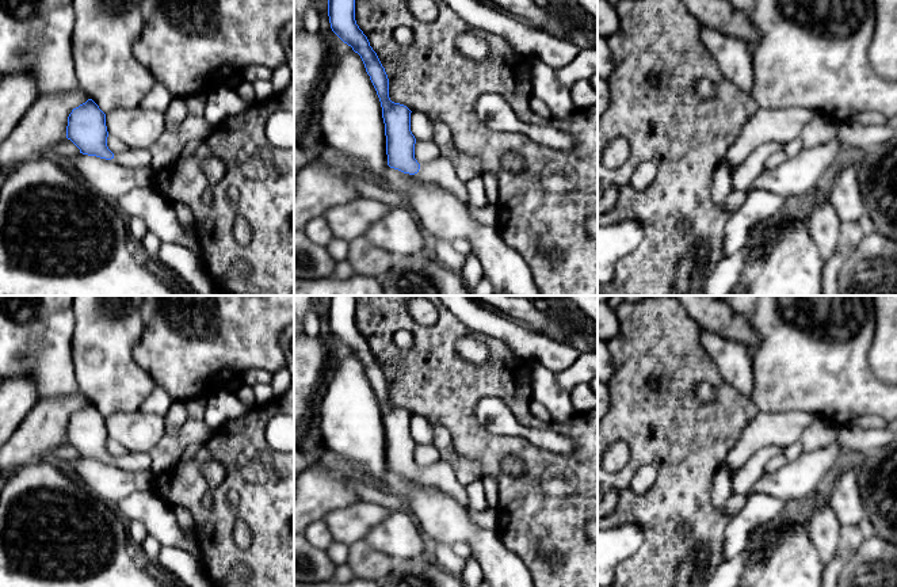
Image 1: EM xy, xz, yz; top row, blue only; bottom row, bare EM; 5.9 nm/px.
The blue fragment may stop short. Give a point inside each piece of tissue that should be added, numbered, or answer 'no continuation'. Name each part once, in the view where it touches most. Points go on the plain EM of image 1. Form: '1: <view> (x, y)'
1: xz (441, 473)

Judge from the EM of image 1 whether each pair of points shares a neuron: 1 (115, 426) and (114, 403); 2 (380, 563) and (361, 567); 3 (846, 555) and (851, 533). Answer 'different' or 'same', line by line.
1: different
2: same
3: same

